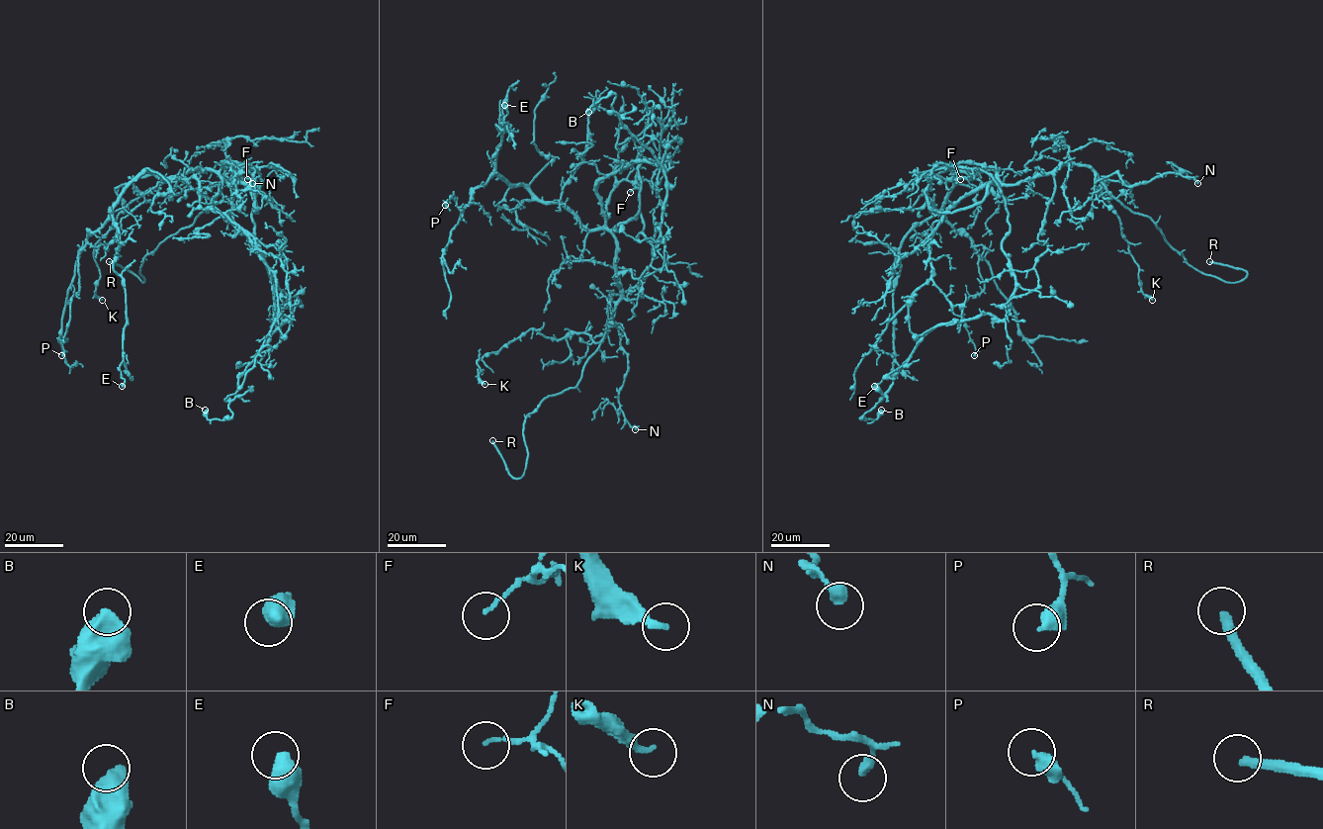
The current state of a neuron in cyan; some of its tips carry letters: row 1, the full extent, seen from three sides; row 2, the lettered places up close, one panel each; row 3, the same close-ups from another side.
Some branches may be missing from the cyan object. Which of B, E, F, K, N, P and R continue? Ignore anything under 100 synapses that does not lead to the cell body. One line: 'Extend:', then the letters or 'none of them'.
Extend: R

